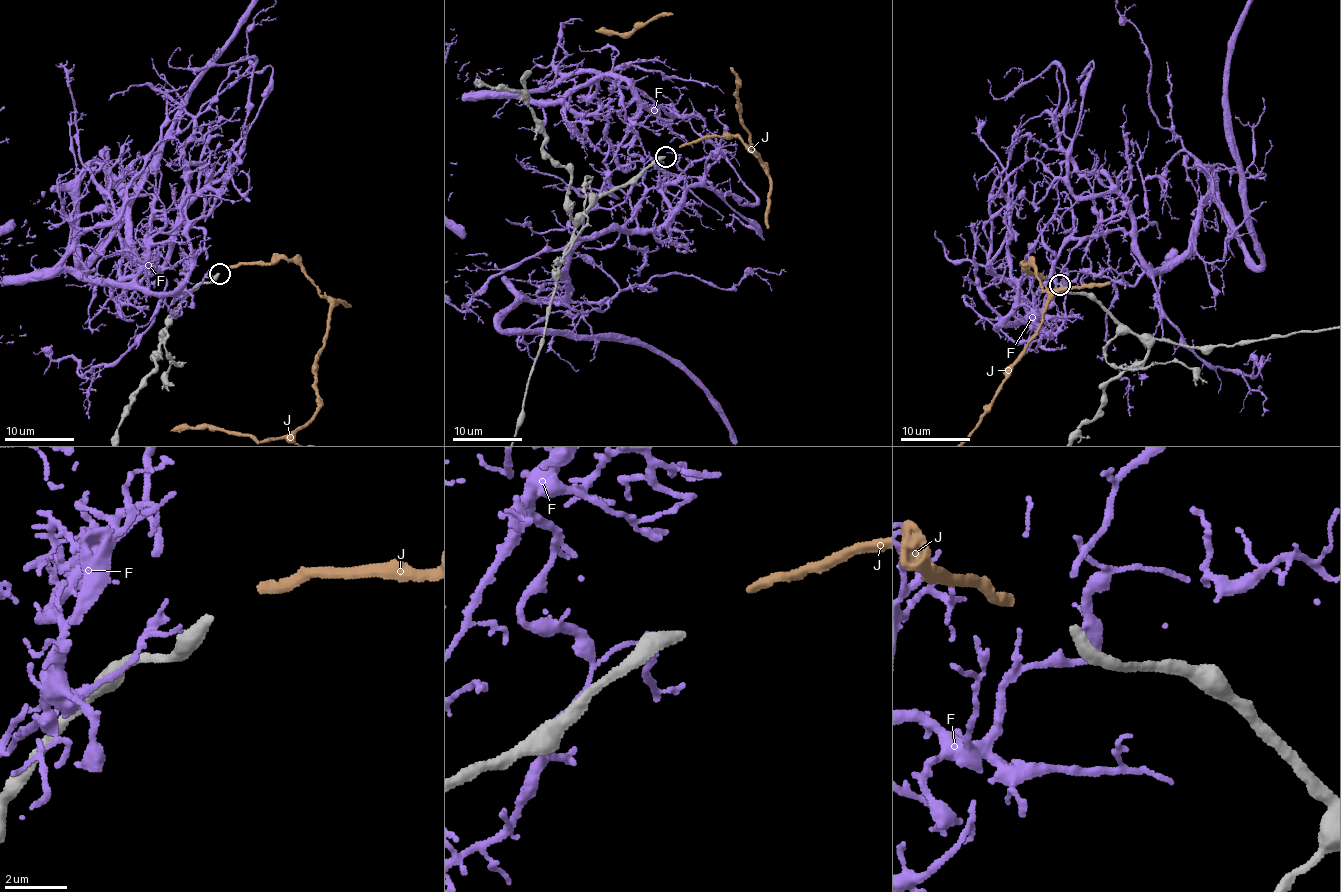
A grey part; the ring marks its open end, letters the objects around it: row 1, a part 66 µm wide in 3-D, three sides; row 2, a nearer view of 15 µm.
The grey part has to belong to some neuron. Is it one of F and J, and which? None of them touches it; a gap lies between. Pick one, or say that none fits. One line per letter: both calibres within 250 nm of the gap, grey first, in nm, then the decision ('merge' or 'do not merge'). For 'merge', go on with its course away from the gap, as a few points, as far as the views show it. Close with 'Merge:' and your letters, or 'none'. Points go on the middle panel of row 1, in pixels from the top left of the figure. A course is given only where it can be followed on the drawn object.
F: 380/200 nm | do not merge
J: 380/280 nm | merge
Merge: J

